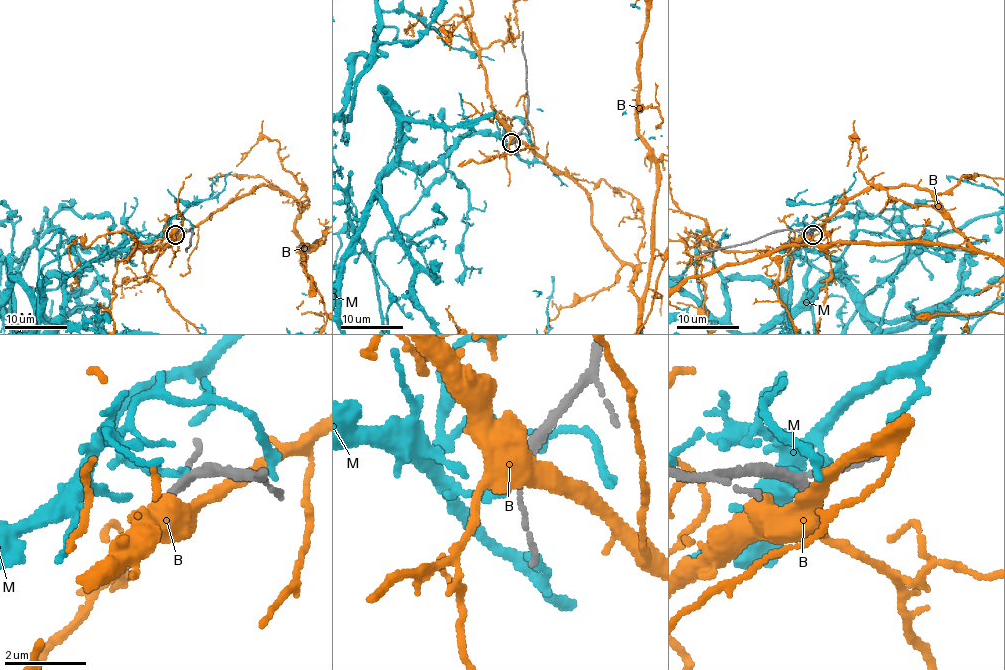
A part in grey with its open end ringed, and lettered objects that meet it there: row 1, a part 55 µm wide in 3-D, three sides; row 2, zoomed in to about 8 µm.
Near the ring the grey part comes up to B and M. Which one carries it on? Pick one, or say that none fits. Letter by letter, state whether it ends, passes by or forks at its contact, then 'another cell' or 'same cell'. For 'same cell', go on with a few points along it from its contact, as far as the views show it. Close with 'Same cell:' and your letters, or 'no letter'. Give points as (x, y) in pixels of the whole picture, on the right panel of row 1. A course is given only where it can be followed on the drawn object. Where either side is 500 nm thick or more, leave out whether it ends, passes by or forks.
B: it forks | another cell
M: it ends | another cell
Same cell: no letter

